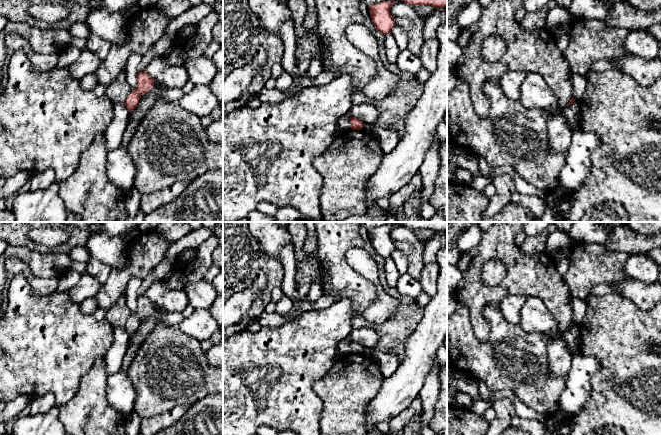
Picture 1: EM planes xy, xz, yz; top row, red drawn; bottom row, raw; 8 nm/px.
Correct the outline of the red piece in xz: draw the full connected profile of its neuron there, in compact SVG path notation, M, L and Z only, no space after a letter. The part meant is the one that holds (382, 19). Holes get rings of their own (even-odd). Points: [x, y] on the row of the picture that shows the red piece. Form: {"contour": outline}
{"contour": "M394 0L384 1L369 7L374 26L384 35L391 34L391 29L396 25L390 13L394 3Z"}

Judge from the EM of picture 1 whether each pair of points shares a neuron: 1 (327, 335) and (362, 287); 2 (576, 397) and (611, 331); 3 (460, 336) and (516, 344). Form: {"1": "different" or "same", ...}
{"1": "different", "2": "different", "3": "same"}

